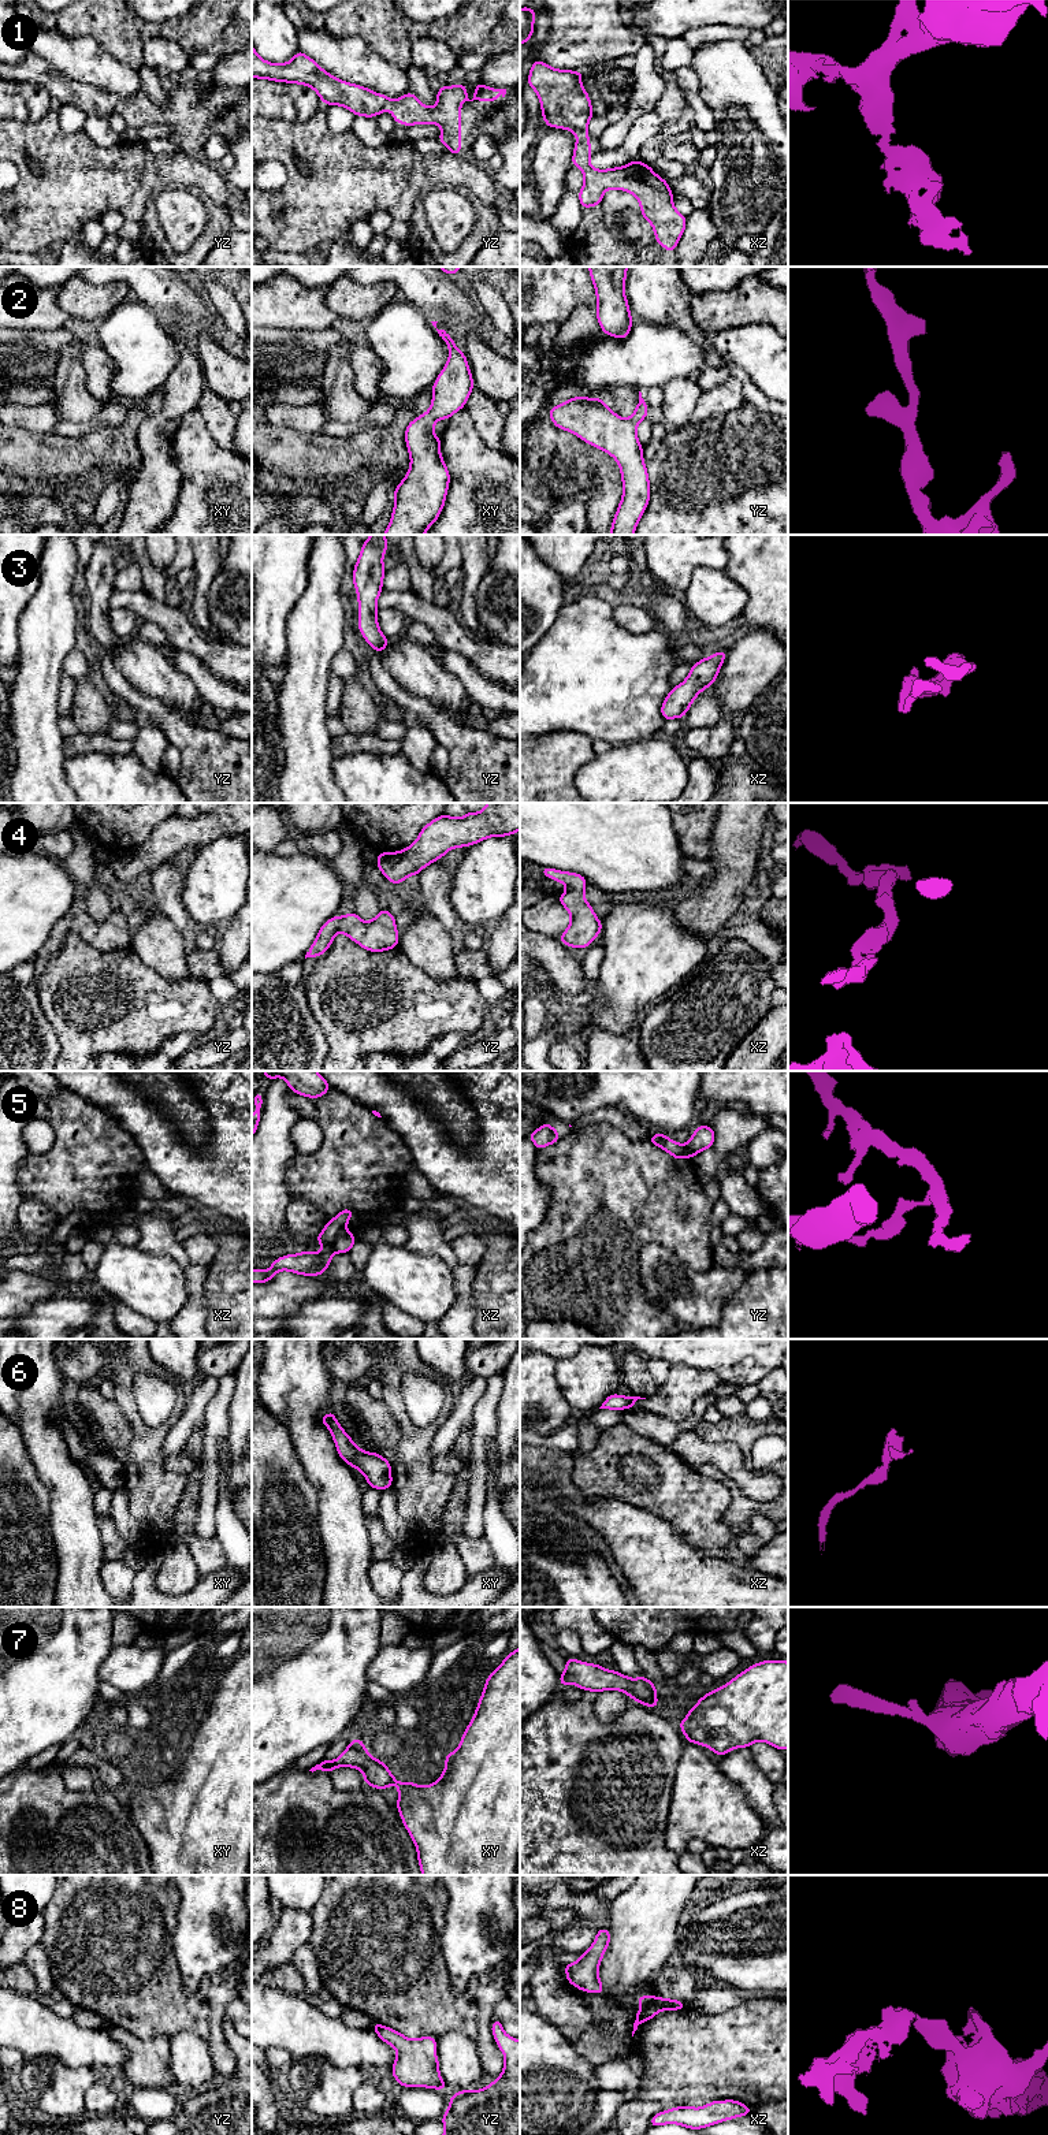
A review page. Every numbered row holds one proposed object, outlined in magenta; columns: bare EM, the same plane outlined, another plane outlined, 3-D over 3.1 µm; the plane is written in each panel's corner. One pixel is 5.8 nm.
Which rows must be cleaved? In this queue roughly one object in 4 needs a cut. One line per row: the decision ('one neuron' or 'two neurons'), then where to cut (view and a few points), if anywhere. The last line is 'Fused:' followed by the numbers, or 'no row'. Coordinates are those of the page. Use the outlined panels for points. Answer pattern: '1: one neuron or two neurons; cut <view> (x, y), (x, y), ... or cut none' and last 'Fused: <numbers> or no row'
1: one neuron; cut none
2: one neuron; cut none
3: one neuron; cut none
4: one neuron; cut none
5: two neurons; cut xz (344, 1227), (337, 1235), (335, 1242), (324, 1250)
6: one neuron; cut none
7: one neuron; cut none
8: two neurons; cut xz (656, 1997), (645, 2007)
Fused: 5, 8

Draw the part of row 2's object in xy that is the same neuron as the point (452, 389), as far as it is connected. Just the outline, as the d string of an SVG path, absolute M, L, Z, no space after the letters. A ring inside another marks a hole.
M438 321L431 323L436 328ZM445 330L436 331L449 346L449 361L431 387L428 412L406 427L410 466L393 491L395 505L383 535L424 535L445 506L450 473L441 455L441 438L434 435L434 424L450 419L465 406L473 390L473 379L467 357L453 338Z

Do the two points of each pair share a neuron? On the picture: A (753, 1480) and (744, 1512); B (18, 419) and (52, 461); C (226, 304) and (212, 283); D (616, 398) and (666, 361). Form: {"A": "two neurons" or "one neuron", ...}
{"A": "two neurons", "B": "two neurons", "C": "one neuron", "D": "two neurons"}

